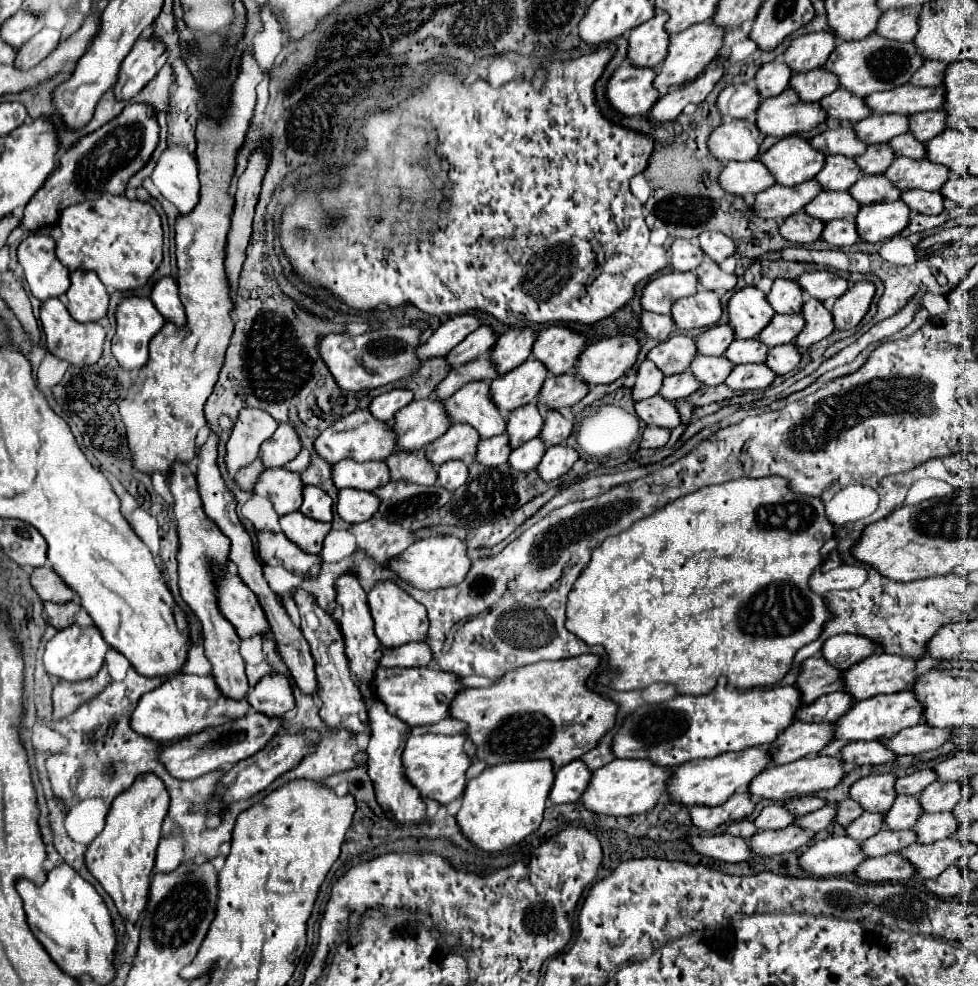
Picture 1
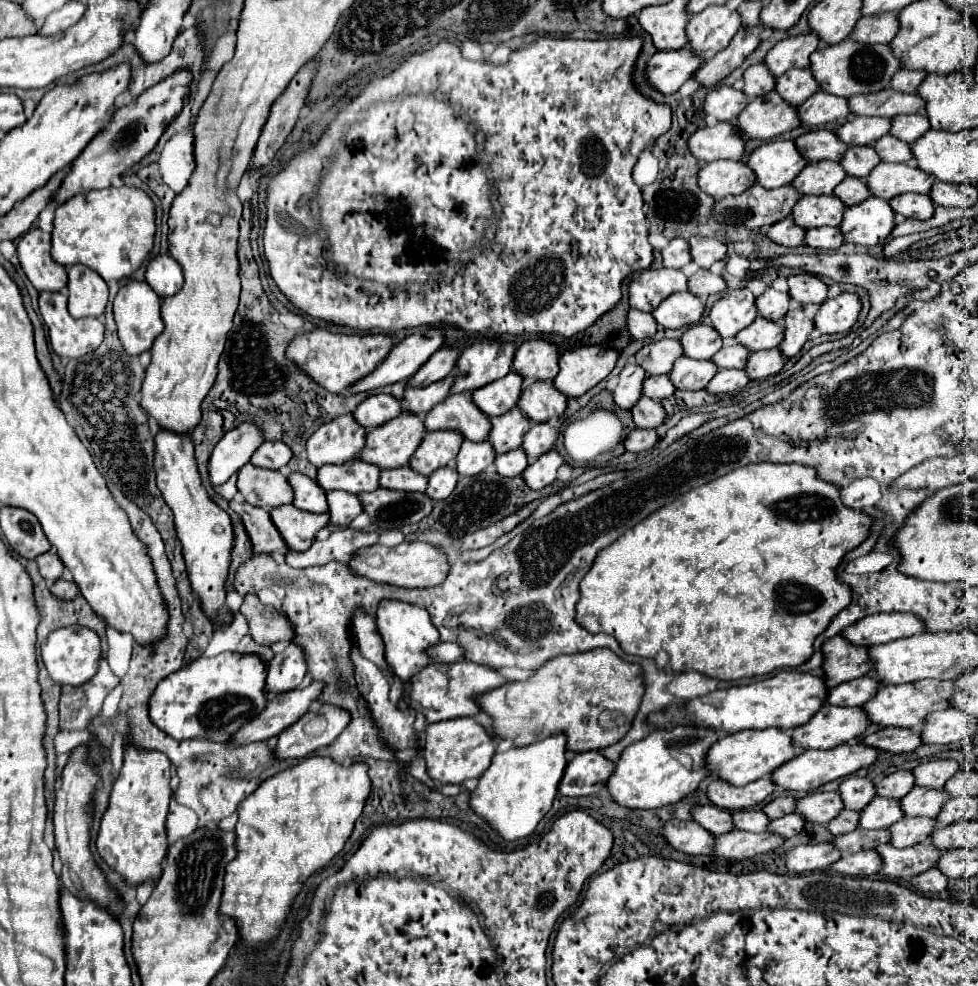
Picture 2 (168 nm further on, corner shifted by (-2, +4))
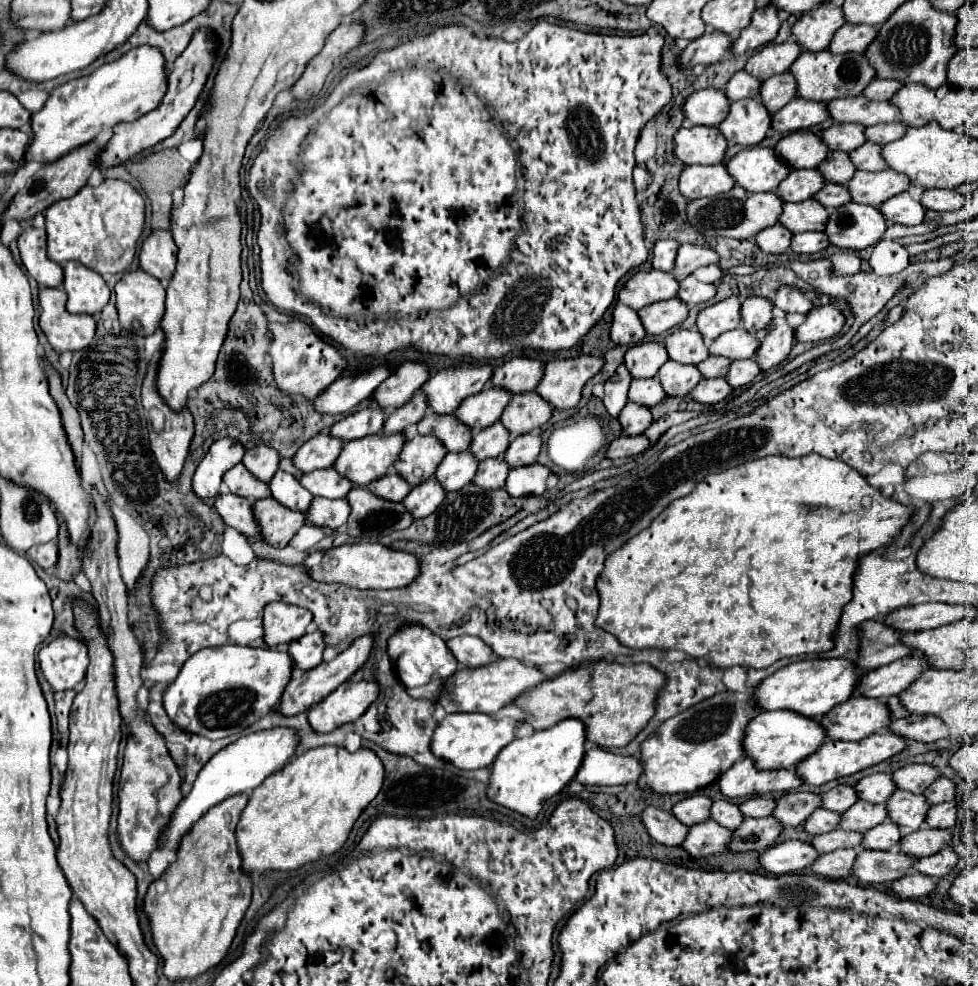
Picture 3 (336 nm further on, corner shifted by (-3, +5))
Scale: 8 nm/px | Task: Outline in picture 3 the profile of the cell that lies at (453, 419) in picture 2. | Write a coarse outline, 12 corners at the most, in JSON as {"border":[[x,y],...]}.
{"border":[[432,410],[418,434],[434,434],[450,452],[468,450],[472,430],[454,414]]}

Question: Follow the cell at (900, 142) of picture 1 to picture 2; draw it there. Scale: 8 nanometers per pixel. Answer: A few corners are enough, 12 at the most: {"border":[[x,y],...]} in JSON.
{"border":[[893,135],[873,143],[883,163],[911,163],[905,141]]}

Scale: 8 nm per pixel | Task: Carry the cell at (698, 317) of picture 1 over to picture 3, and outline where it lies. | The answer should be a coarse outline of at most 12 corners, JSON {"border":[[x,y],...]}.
{"border":[[680,298],[638,310],[648,334],[682,324],[690,306]]}

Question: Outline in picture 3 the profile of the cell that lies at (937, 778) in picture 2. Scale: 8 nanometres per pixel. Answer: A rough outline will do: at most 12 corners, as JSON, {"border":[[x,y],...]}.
{"border":[[910,764],[894,772],[896,786],[922,794],[940,770]]}

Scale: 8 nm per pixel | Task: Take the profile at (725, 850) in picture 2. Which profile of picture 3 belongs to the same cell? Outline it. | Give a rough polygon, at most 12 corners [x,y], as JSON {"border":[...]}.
{"border":[[714,820],[690,828],[682,848],[692,856],[726,852],[732,830]]}

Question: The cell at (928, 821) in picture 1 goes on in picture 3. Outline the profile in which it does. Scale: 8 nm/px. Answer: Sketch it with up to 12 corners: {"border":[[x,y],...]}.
{"border":[[892,820],[864,832],[864,848],[898,850],[902,830]]}

